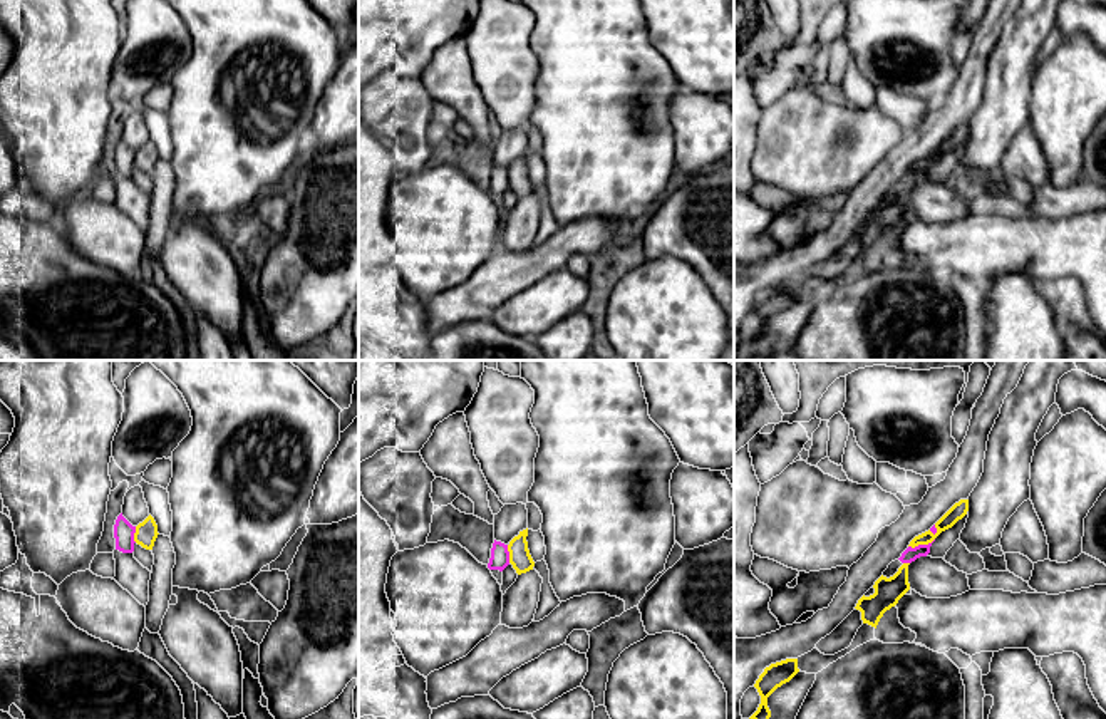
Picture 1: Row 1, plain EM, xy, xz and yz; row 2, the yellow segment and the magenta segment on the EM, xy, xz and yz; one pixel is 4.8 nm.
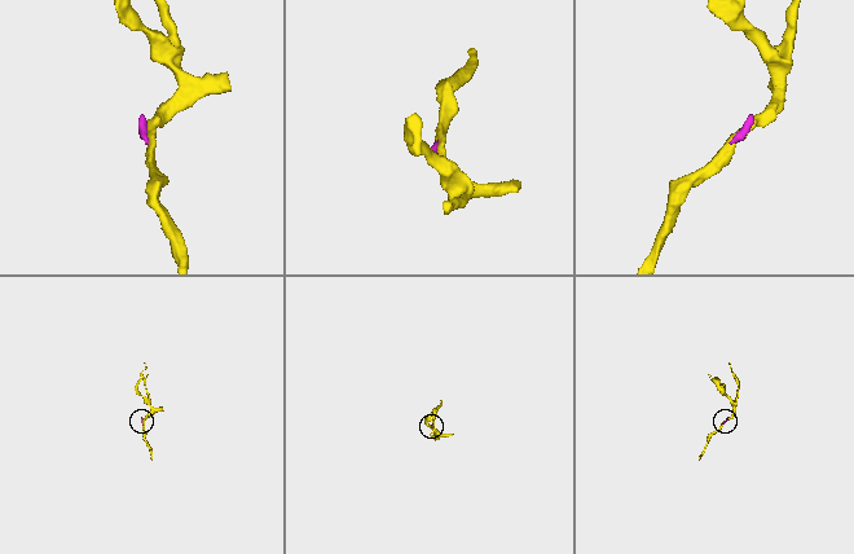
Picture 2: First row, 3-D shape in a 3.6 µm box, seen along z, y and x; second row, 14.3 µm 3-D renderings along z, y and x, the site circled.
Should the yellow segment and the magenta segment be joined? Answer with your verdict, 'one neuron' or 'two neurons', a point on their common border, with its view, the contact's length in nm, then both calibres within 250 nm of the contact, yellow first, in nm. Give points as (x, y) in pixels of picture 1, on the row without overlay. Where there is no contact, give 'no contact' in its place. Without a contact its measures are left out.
two neurons; meets yellow in yz at (920, 168); contact 130 nm long; 80 nm thick on the yellow side, 70 nm on the other

